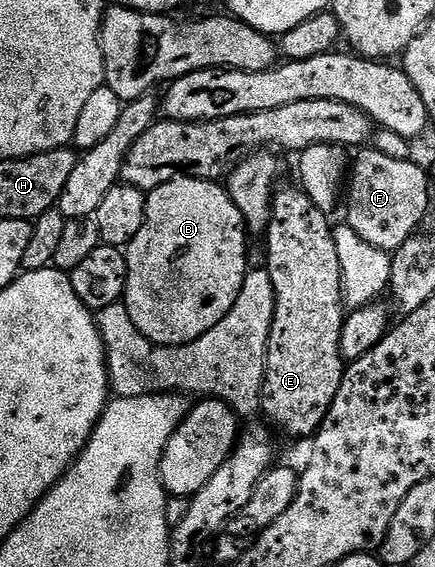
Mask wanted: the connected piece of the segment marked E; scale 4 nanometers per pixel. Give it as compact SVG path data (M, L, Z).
M286 185L278 186L276 190L274 190L273 212L269 218L268 232L264 236L264 239L266 238L265 247L269 250L267 270L271 277L271 283L274 286L274 319L271 325L269 344L266 349L265 383L262 385L260 410L263 412L263 415L266 415L266 417L270 419L268 422L272 424L274 428L282 427L293 439L306 438L305 440L308 440L320 431L323 421L335 401L335 393L339 393L339 385L345 380L347 361L341 355L341 334L343 333L347 308L345 305L345 294L343 293L343 273L339 269L339 253L335 250L335 237L333 236L334 224L332 222L329 223L330 216L326 214L326 212L318 209L315 201L311 201L311 197L307 197L307 193L301 190L300 186L285 186Z

